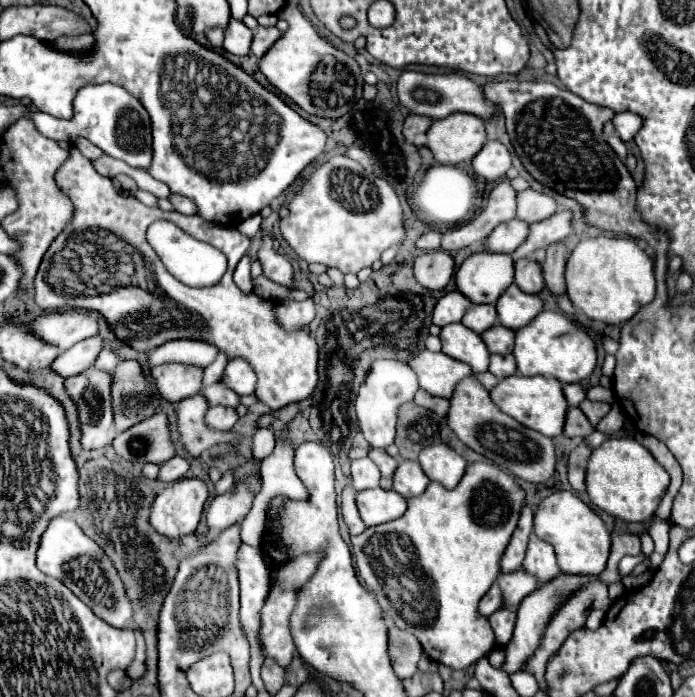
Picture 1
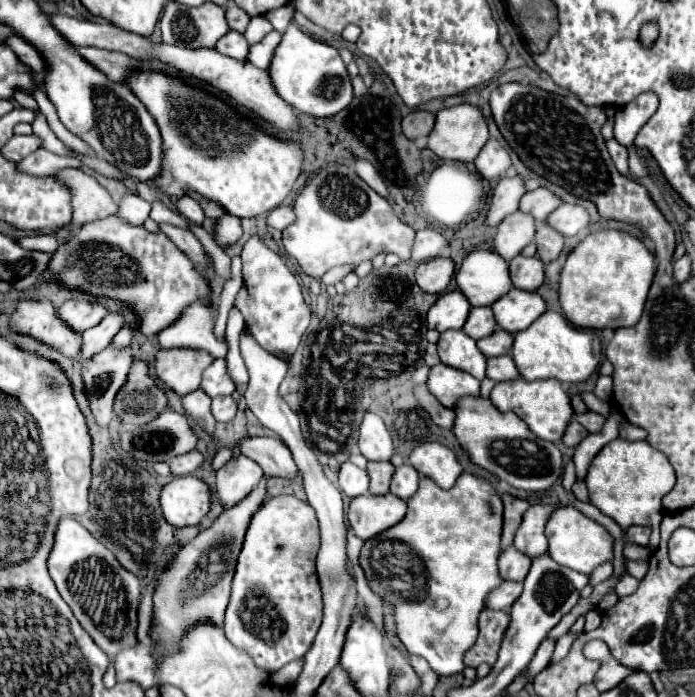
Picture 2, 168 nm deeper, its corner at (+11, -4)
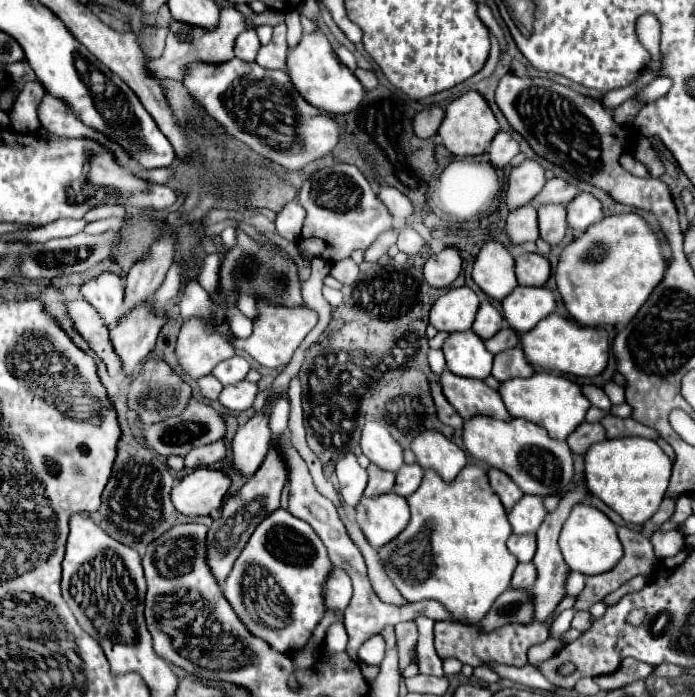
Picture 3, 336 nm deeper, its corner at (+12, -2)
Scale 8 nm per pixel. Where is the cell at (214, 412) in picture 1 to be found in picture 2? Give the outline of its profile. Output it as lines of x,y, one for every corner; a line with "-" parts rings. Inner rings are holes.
223,396
211,402
211,414
217,422
231,422
237,412
237,404
233,402
231,396

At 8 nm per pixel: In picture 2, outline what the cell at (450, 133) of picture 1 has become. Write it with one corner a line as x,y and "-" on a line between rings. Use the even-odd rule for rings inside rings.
459,104
451,108
443,108
437,112
435,126
427,138
427,148
435,152
441,160
457,160
457,162
473,162
483,144
489,140
489,130
483,114
469,104

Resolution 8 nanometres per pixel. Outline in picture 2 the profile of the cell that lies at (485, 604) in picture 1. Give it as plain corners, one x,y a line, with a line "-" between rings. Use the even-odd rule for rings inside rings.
503,582
499,588
491,590
487,596
487,608
491,610
507,610
513,606
513,602
517,600
517,596
521,594
521,584
509,584

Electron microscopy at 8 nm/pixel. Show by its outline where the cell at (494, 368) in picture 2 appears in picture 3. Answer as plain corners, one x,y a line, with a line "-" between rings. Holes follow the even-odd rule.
516,346
512,350
504,350
494,356
492,376
498,382
506,382
510,378
528,378
532,374
534,374
534,368
526,362
520,346

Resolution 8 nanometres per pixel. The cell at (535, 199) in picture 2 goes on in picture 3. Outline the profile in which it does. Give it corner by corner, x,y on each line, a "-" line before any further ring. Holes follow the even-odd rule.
552,178
546,182
544,190
532,200
534,206
540,206
540,202
564,202
568,204
576,194
578,194
578,186
570,184
564,178

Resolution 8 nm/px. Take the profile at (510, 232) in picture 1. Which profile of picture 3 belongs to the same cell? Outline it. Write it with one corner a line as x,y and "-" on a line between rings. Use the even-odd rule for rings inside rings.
524,204
508,214
506,230
512,244
524,244
524,242
536,242
538,240
538,220
536,220
536,208
532,204

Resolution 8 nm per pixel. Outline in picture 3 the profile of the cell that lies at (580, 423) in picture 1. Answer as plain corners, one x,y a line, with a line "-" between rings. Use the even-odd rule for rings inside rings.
584,422
580,428
576,428
570,436
568,436
568,446
574,454
586,454
586,450
596,444
606,440
606,430
602,424
588,424

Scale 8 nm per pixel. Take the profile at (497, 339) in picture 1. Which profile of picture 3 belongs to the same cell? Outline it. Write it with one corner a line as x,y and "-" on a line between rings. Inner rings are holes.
502,328
498,334
494,334
490,340
486,340
486,346
492,354
498,354
498,352
504,352
508,348
518,346
518,336
510,328

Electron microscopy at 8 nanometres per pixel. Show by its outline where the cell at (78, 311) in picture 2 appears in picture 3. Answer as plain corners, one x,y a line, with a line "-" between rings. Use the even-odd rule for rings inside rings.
104,272
82,286
82,296
96,306
108,326
116,324
124,310
124,280
120,274

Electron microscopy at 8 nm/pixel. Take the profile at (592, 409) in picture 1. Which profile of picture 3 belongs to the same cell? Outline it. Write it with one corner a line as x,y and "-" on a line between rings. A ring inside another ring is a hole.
610,416
602,422
602,426
606,428
606,438
620,438
620,436
644,436
650,440
658,440
658,432
654,428
648,428
640,422
636,422
634,418
616,418

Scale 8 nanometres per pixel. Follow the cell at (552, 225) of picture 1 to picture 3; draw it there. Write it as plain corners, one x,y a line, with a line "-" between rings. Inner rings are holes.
588,192
578,194
570,204
568,204
568,226
574,230
584,232
588,226
598,222
602,218
602,204
598,198
594,198

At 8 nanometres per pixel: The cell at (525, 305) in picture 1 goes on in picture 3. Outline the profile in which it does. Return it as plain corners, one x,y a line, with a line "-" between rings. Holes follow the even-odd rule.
518,286
504,298
502,310
512,328
518,332
528,332
556,310
556,298
548,288

